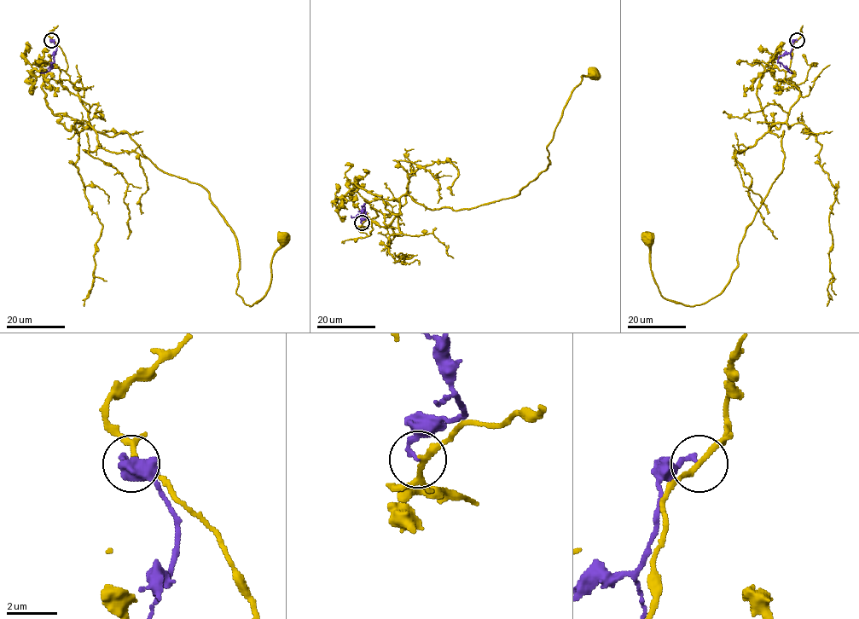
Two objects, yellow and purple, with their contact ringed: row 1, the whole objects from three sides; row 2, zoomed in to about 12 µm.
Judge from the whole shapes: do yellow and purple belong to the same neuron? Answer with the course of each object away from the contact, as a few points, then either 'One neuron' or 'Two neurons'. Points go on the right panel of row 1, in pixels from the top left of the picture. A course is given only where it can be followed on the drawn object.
Course of yellow: (797, 40), (784, 79), (799, 96), (769, 129), (783, 169), (728, 283), (694, 305), (665, 299), (647, 238). Course of purple: (798, 40), (793, 43), (792, 50), (778, 60), (792, 73), (789, 72). Two neurons

